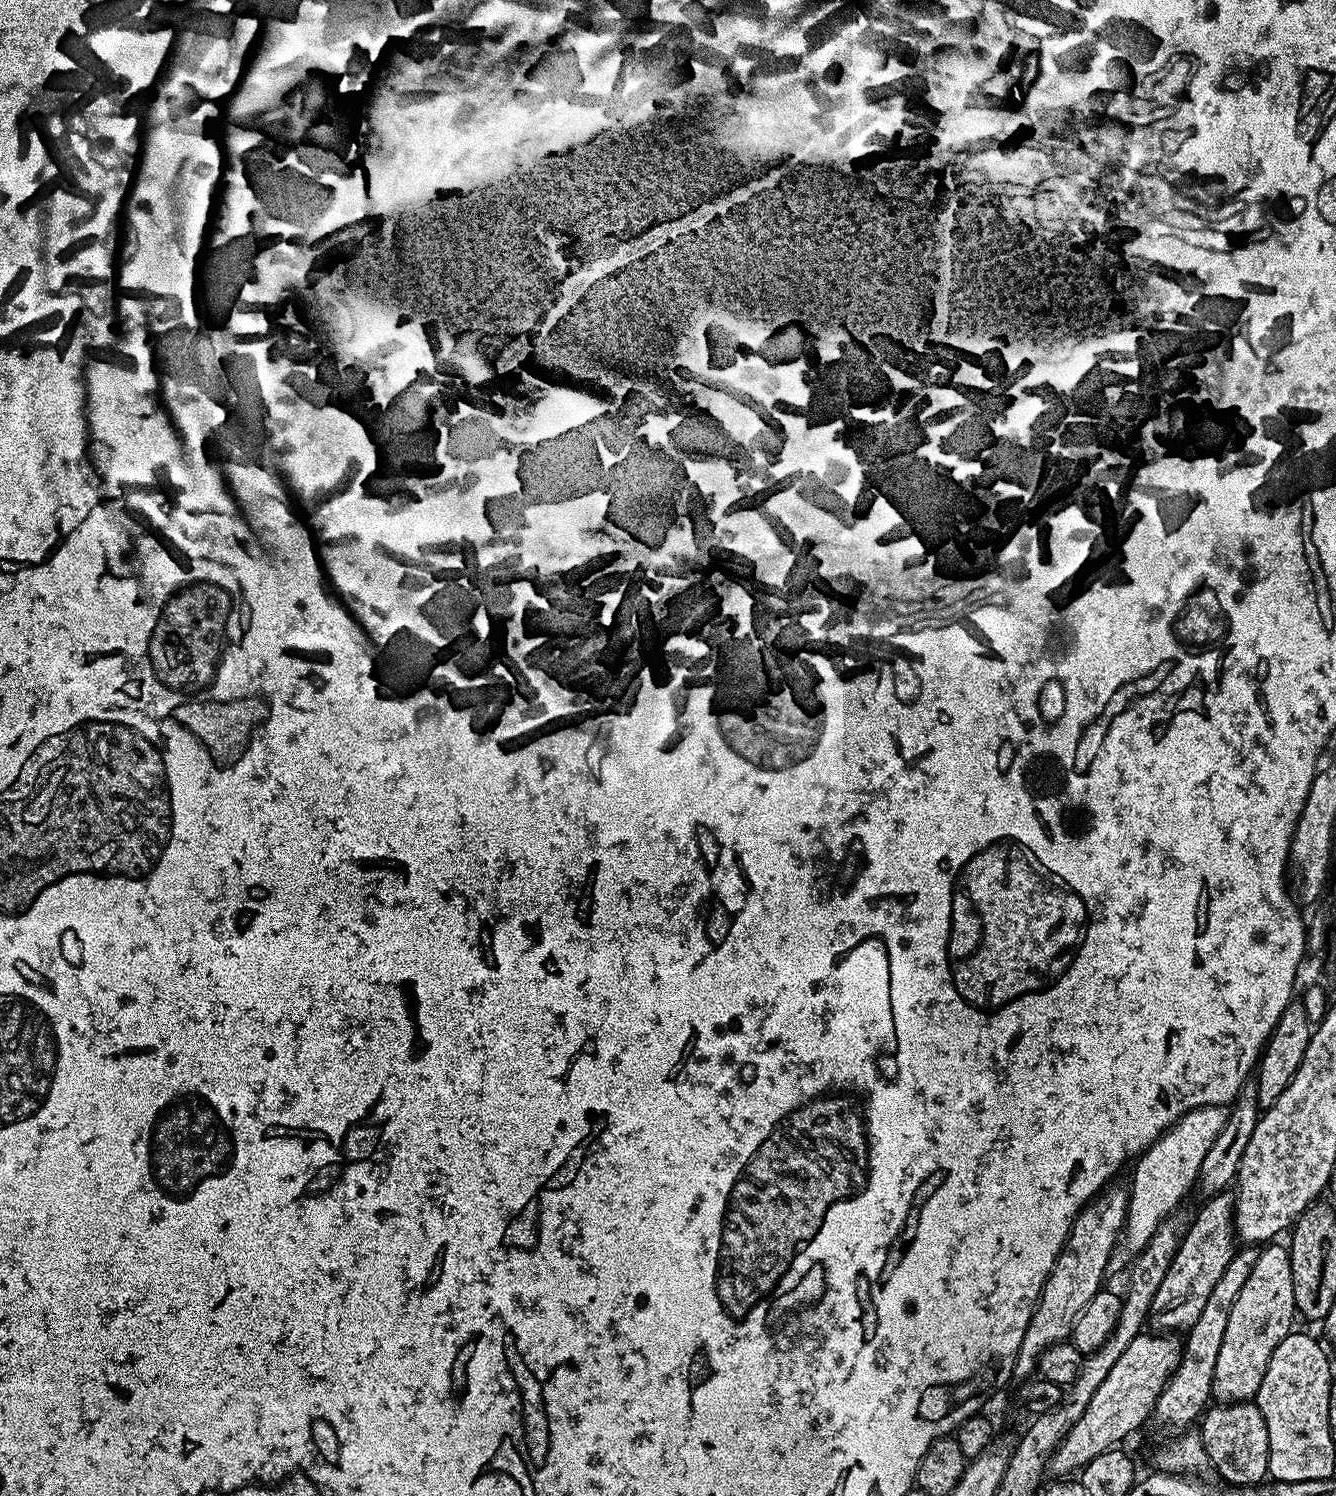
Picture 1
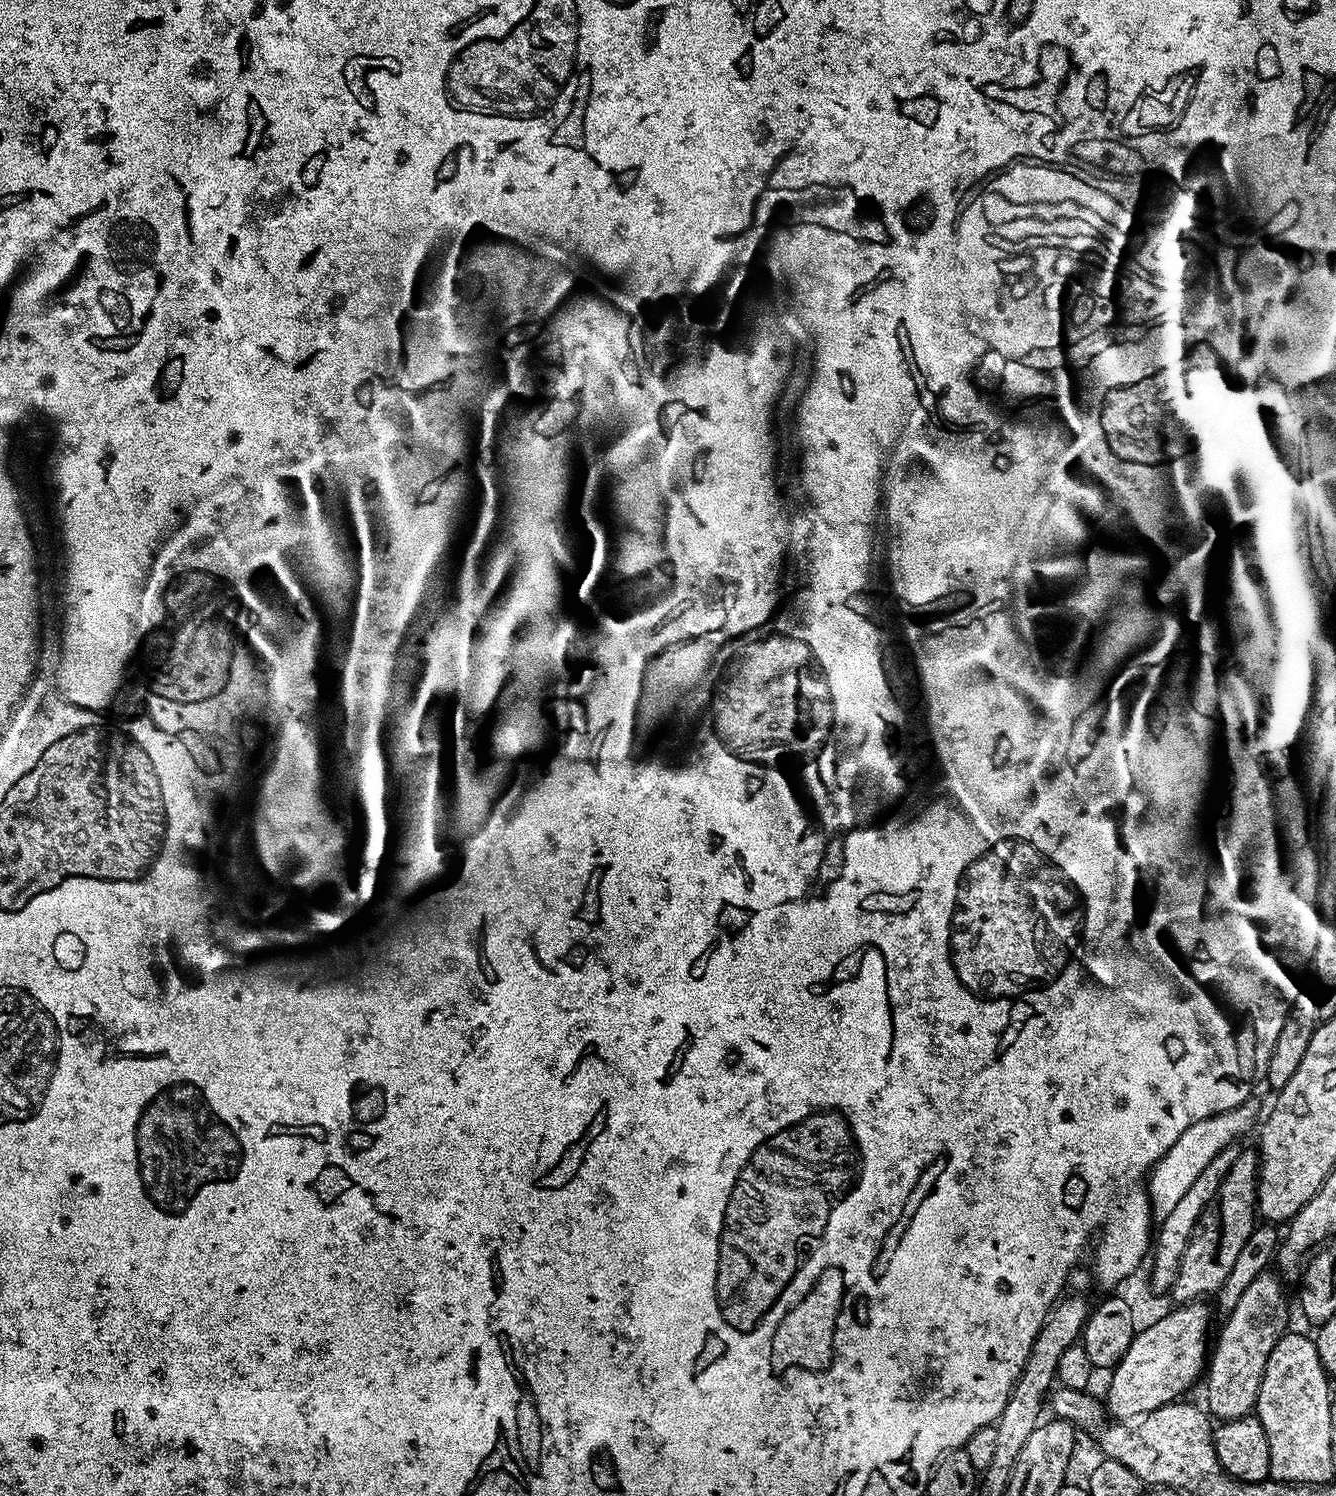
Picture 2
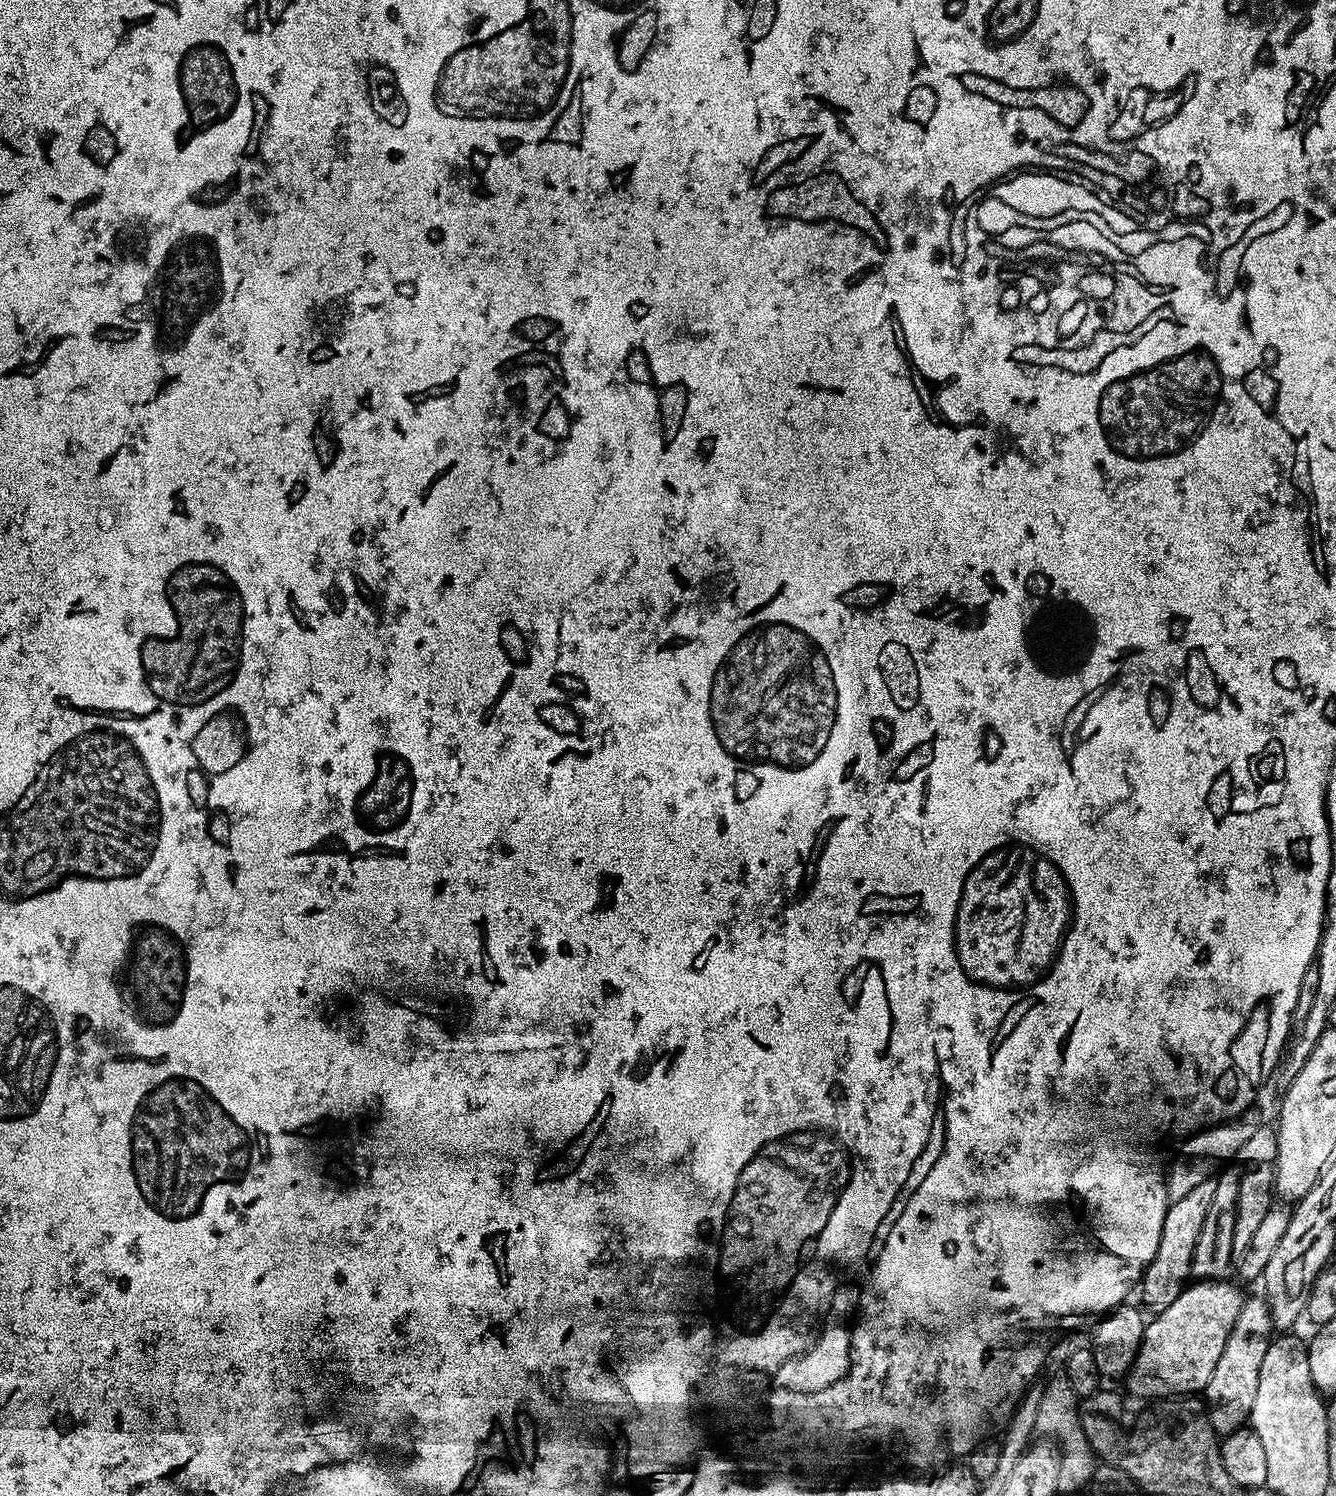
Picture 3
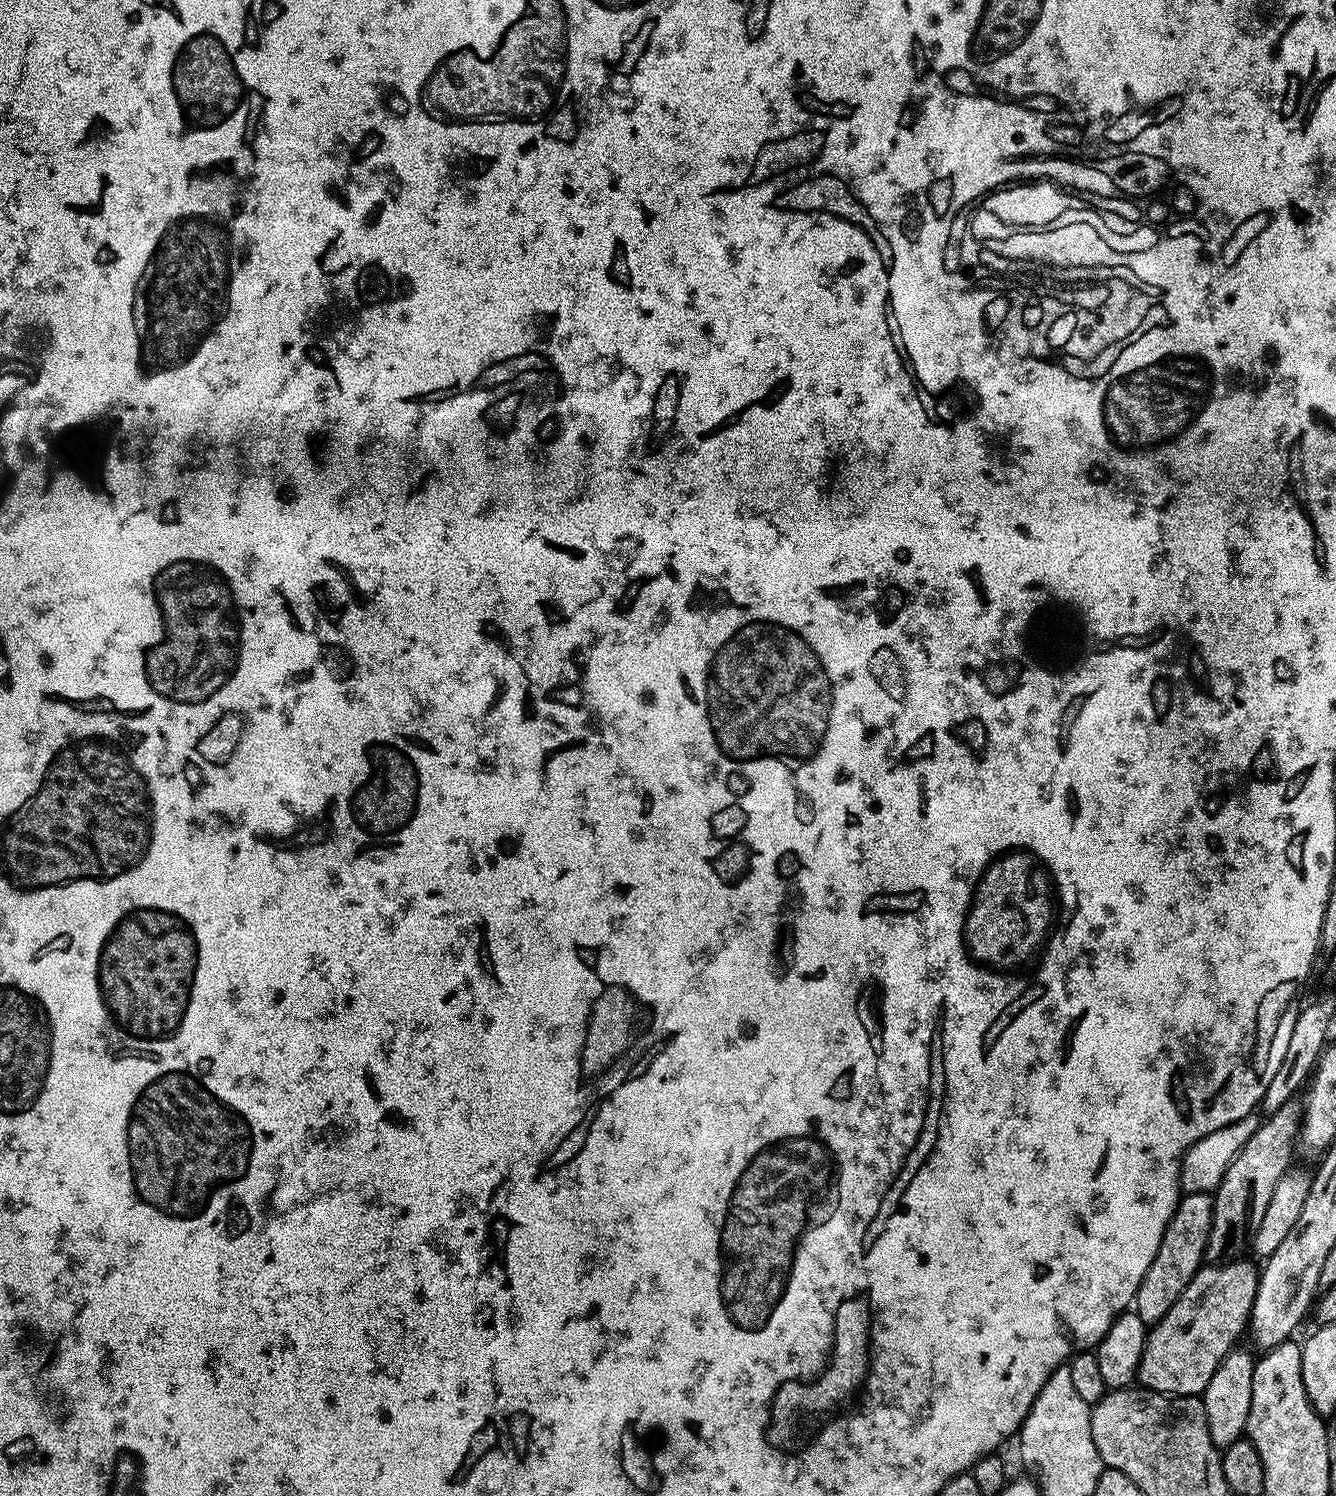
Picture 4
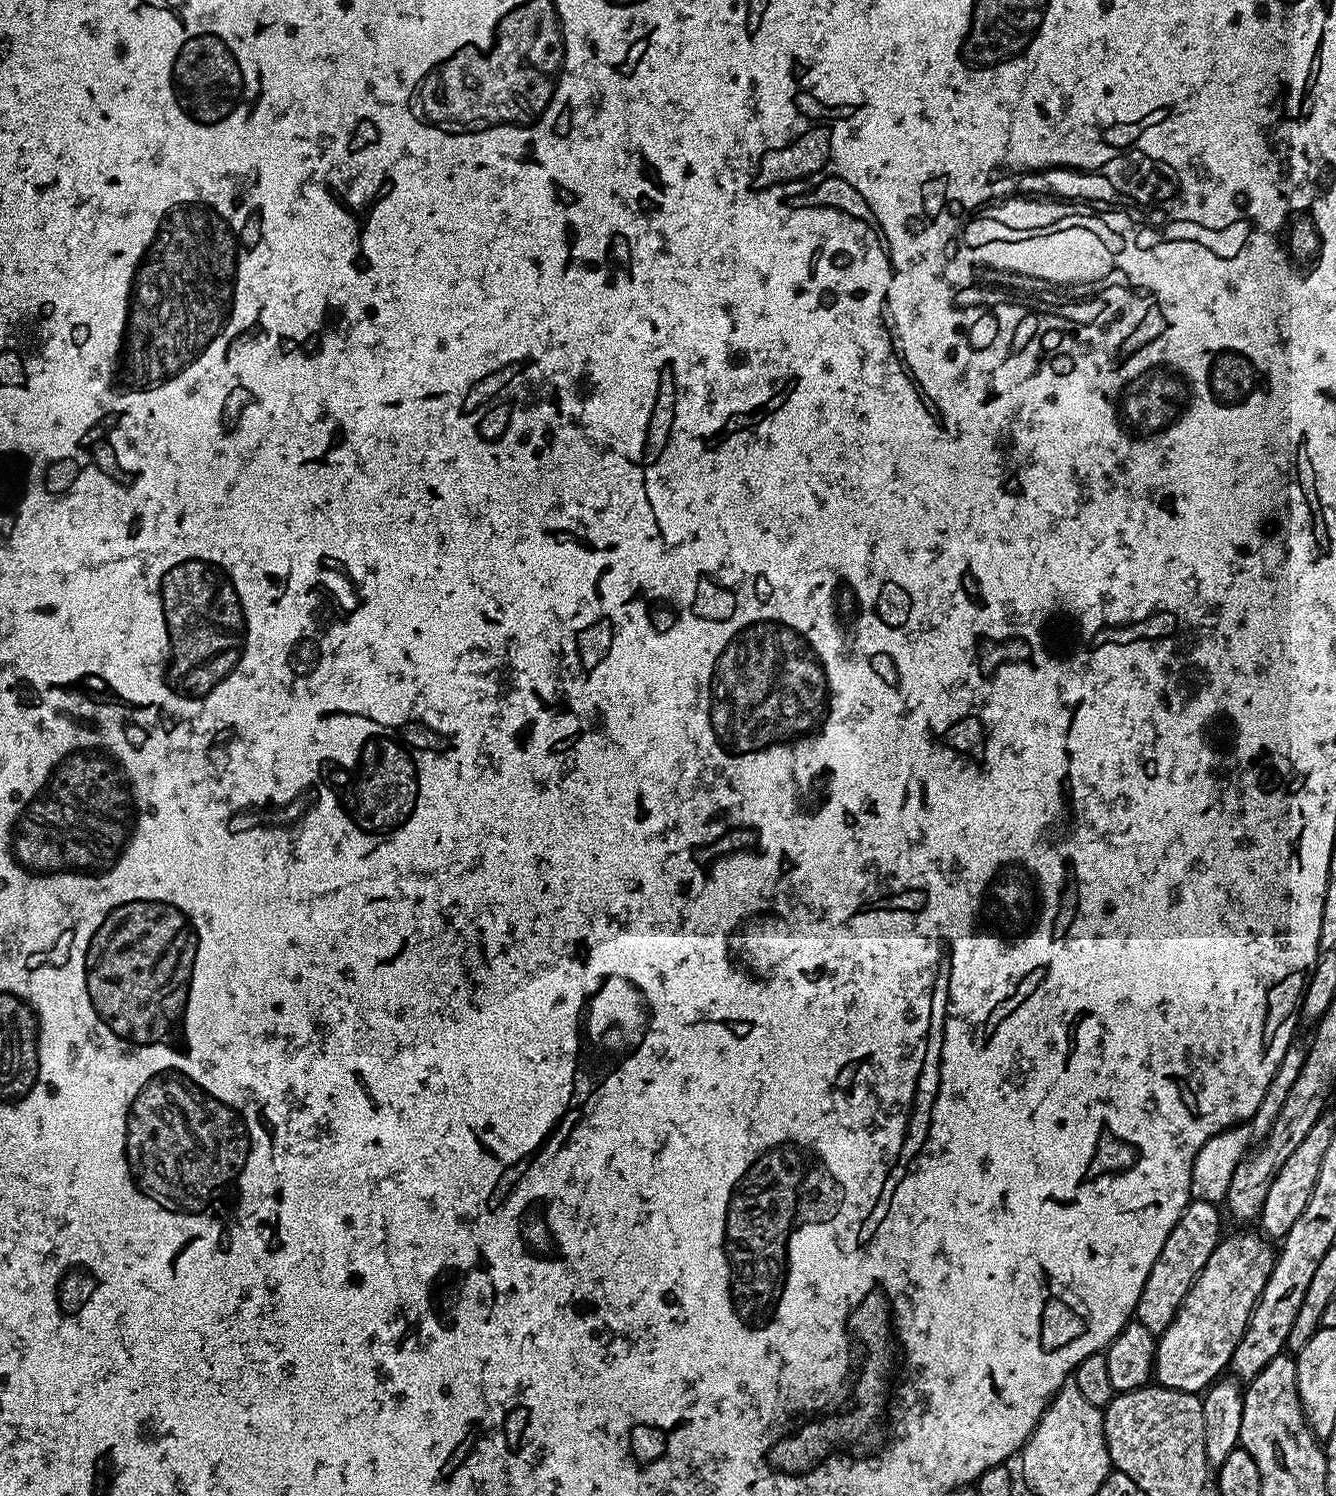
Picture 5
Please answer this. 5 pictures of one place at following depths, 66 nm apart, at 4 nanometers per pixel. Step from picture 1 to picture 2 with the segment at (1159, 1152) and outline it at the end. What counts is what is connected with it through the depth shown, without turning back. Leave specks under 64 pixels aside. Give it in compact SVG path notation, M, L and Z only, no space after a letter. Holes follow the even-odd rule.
M1249 1098L1242 1102L1234 1110L1226 1110L1222 1114L1214 1114L1210 1118L1202 1118L1202 1122L1194 1122L1190 1130L1162 1154L1162 1158L1157 1164L1152 1165L1152 1171L1148 1173L1146 1187L1148 1189L1148 1201L1152 1203L1152 1215L1157 1221L1164 1220L1170 1210L1185 1196L1186 1190L1197 1180L1198 1174L1206 1170L1209 1162L1214 1162L1222 1150L1233 1147L1237 1143L1239 1136L1244 1136L1248 1131L1255 1129L1258 1124L1258 1117L1261 1115L1260 1104L1256 1098Z

